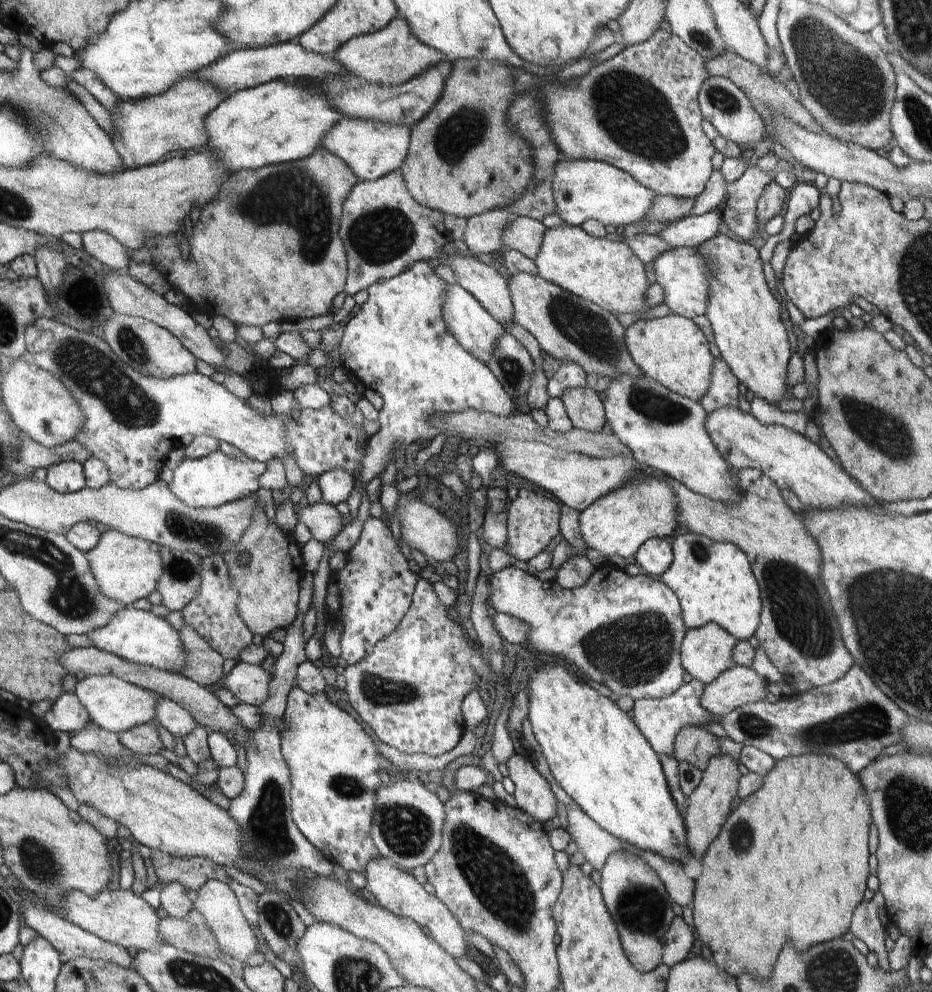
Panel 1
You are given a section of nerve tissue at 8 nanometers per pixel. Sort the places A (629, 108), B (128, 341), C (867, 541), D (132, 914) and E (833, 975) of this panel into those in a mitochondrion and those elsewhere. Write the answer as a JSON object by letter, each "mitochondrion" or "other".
{"A":"mitochondrion","B":"mitochondrion","C":"other","D":"other","E":"mitochondrion"}

